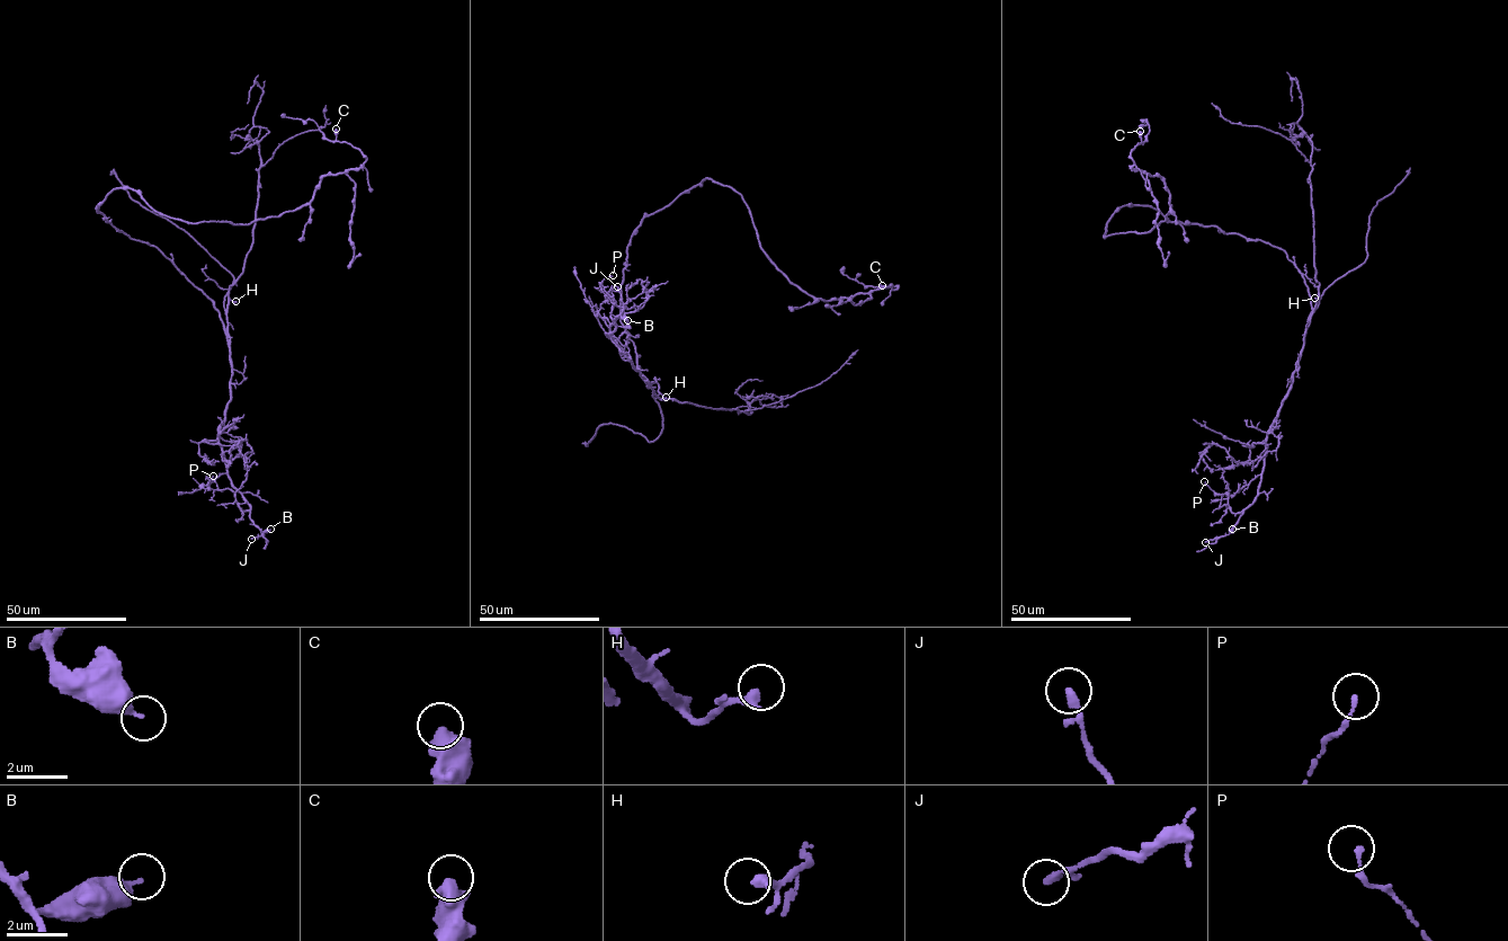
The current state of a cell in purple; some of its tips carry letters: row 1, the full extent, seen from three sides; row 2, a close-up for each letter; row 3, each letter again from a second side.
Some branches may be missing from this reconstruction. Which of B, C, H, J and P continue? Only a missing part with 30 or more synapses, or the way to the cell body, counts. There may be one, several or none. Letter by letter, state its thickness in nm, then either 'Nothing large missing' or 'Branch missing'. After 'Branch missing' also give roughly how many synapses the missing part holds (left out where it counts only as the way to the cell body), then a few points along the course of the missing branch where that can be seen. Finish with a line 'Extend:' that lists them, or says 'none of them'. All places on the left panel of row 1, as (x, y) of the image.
B: Thickness 420 nm. Nothing large missing
C: Thickness 600 nm. Nothing large missing
H: Thickness 320 nm. Nothing large missing
J: Thickness 240 nm. Nothing large missing
P: Thickness 150 nm. Nothing large missing
Extend: none of them

